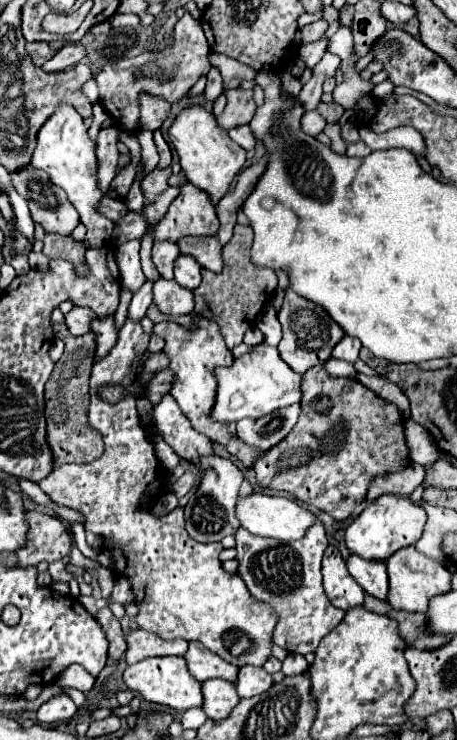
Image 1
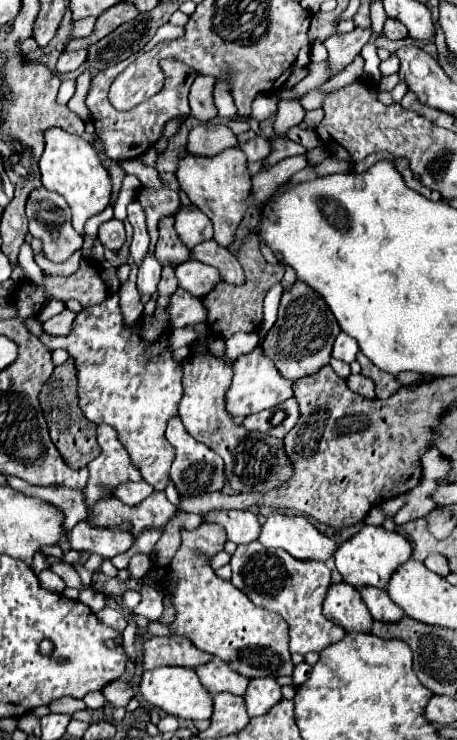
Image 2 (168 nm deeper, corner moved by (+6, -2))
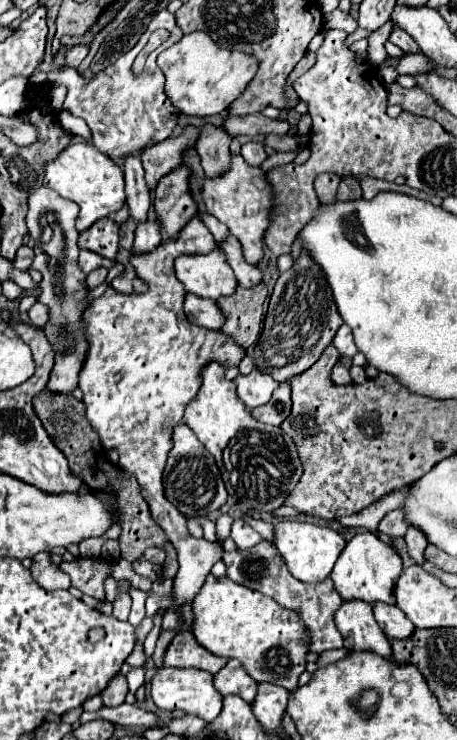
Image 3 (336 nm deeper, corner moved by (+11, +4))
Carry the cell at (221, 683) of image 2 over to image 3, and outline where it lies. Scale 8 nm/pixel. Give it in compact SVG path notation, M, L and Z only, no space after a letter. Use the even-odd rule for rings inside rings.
M230 659L228 665L214 675L214 685L222 695L240 695L248 703L252 703L258 693L258 683L236 659Z

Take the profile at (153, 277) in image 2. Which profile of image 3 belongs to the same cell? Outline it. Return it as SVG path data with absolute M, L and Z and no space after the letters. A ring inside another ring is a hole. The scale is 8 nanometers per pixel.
M148 219L148 221L144 221L144 225L138 225L132 251L138 253L138 255L154 251L162 241L160 229L162 229L162 225L160 225L158 219Z

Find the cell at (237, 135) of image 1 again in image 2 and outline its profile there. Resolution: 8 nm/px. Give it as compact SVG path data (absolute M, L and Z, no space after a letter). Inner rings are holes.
M255 137L255 139L249 139L245 143L239 143L239 149L247 155L249 161L261 161L269 155L269 141Z

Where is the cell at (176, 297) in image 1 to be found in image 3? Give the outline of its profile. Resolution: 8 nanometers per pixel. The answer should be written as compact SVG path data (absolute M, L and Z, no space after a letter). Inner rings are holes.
M186 295L184 301L184 311L190 323L206 327L206 329L220 329L224 313L220 313L220 307L212 299L202 299L196 295Z

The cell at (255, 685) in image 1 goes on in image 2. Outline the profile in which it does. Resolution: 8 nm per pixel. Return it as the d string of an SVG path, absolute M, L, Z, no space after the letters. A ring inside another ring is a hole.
M249 679L249 687L243 695L245 699L245 707L247 713L251 717L263 715L265 711L269 711L277 701L281 701L281 687L275 679Z

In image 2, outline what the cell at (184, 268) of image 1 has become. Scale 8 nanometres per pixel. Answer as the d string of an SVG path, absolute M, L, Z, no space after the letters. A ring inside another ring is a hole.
M195 259L181 263L175 269L175 275L177 275L179 287L187 289L193 297L199 297L199 299L205 297L217 281L221 281L221 275L217 269L201 263L201 261L195 261Z

